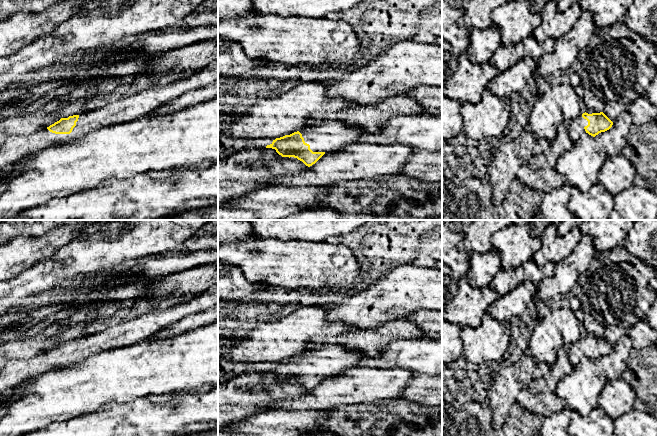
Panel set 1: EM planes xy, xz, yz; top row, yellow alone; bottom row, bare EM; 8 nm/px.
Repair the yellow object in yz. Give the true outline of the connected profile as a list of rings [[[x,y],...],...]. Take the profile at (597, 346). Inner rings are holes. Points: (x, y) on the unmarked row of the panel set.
[[[586,335],[568,348],[568,358],[570,363],[575,366],[584,357],[595,361],[599,357],[609,354],[612,349],[613,346],[603,336]]]

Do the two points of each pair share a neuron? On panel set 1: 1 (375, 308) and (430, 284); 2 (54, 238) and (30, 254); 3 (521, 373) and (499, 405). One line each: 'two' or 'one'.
1: one
2: one
3: one

